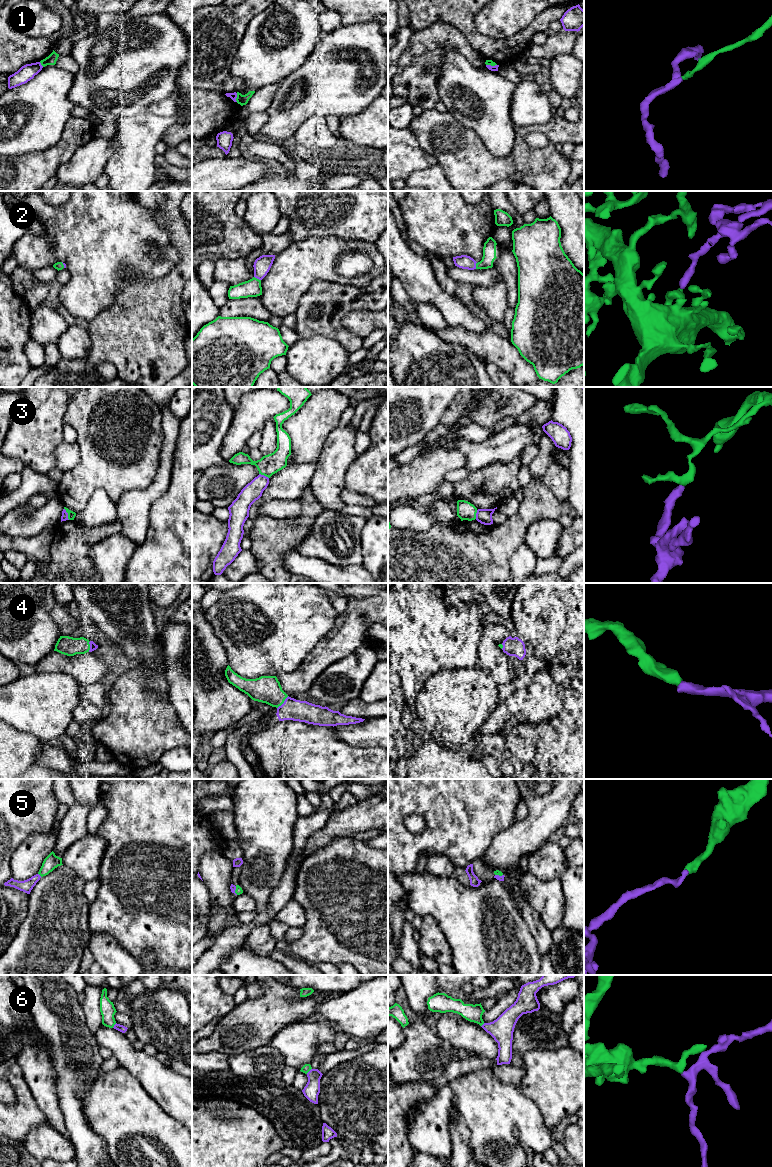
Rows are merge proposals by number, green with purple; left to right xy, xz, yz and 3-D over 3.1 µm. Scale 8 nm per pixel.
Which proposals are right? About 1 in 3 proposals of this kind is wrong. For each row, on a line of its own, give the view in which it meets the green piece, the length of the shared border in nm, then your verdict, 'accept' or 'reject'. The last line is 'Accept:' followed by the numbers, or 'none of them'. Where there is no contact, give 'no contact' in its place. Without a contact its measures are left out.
1: xz | 70 nm | reject
2: xz | 70 nm | accept
3: xy | 100 nm | reject
4: xz | 140 nm | accept
5: xy | 40 nm | accept
6: xz | 60 nm | accept
Accept: 2, 4, 5, 6

